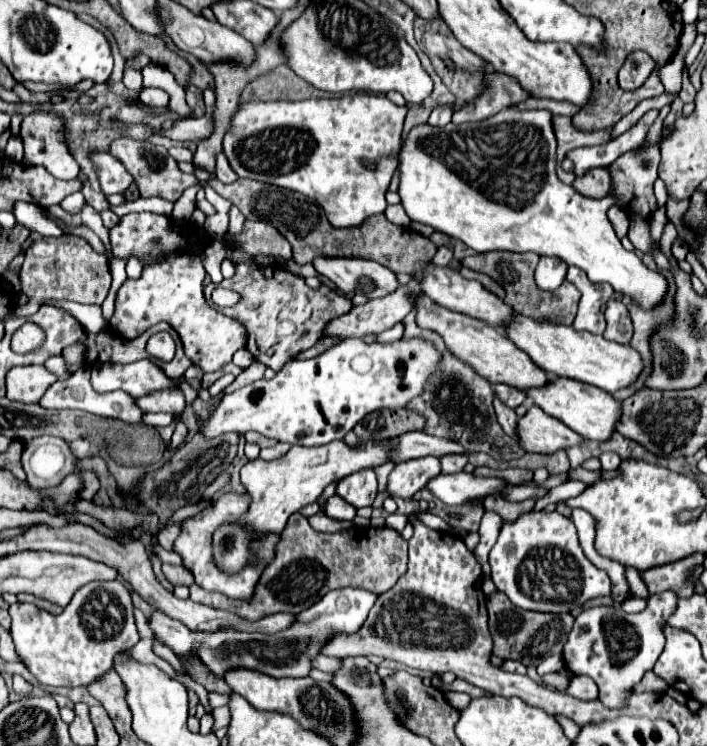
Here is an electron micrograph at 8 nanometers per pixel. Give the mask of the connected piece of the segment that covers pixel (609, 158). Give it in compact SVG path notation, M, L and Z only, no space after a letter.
M649 110L639 120L639 124L635 124L631 130L627 130L623 136L619 136L615 140L609 140L599 146L585 146L585 148L575 148L575 150L567 152L567 158L573 160L573 164L575 164L575 176L583 176L587 170L597 168L597 166L609 166L621 154L637 148L645 140L647 130L653 124L653 120L657 118L657 114L659 114L659 110Z

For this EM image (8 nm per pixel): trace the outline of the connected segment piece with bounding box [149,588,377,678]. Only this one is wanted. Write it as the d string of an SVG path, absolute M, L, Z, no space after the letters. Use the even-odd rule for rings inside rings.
M337 588L327 592L317 604L311 608L303 610L297 616L297 622L279 634L253 634L253 632L237 632L237 630L217 630L213 634L209 632L191 632L187 626L181 622L169 618L167 614L161 614L161 610L155 610L149 618L149 628L153 636L169 646L173 652L187 652L187 654L197 654L201 662L217 676L225 676L227 670L231 668L249 668L257 670L263 674L269 674L273 678L301 678L307 676L311 670L311 658L317 656L319 648L329 640L335 632L345 632L353 634L357 632L369 610L373 608L377 596L361 590L361 588Z

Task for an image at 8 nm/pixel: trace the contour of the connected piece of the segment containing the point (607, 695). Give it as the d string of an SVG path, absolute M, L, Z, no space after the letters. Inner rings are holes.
M667 590L663 594L653 594L647 608L639 614L627 614L621 608L615 606L595 606L595 608L585 608L573 624L573 630L569 634L569 640L563 646L563 662L565 668L569 668L571 674L583 674L595 680L599 686L599 700L609 706L609 708L621 708L625 700L631 696L631 688L643 678L645 672L649 672L657 658L661 656L661 650L665 646L665 634L663 634L663 624L671 616L671 612L677 606L677 596Z

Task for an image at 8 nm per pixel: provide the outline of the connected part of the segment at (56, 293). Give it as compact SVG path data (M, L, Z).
M63 234L59 238L39 238L25 250L25 262L21 266L21 292L29 296L29 304L15 306L13 314L29 317L39 310L47 298L65 298L79 304L103 304L109 286L109 260L107 256L95 252L87 240L71 234Z

